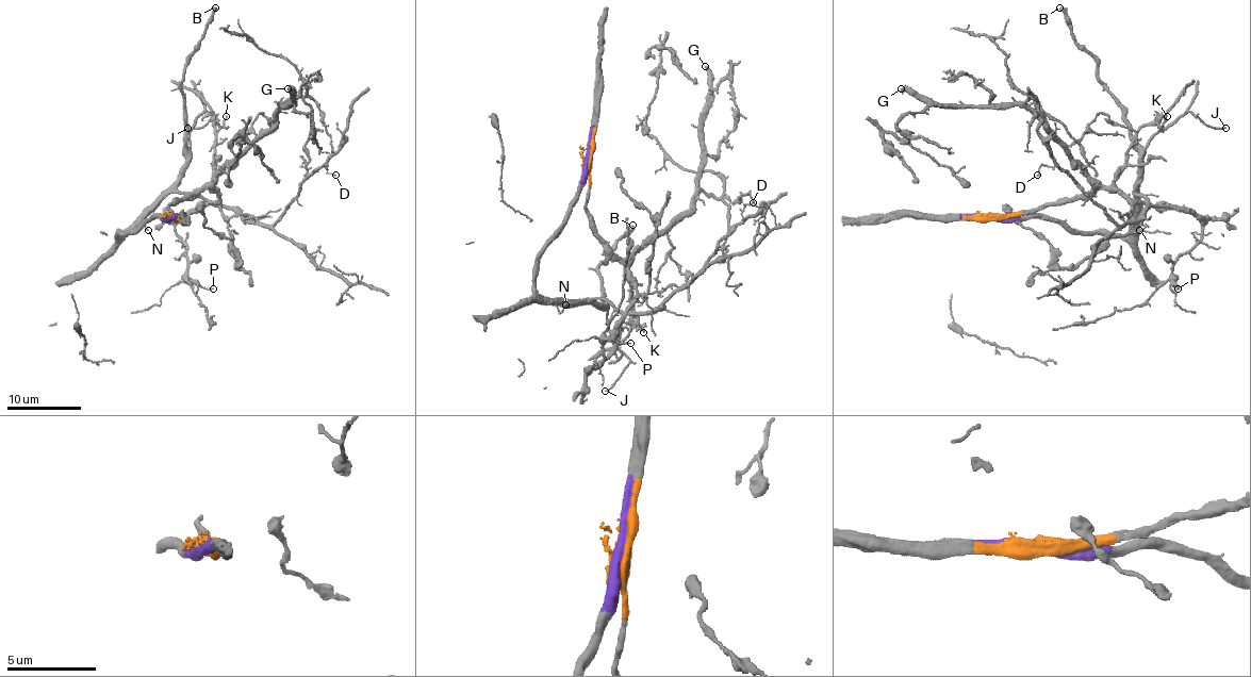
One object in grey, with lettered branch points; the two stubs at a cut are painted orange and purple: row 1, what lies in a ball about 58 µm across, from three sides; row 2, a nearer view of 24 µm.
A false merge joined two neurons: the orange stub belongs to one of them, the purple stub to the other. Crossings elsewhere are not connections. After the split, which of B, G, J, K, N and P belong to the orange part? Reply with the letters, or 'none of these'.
G, K, P

